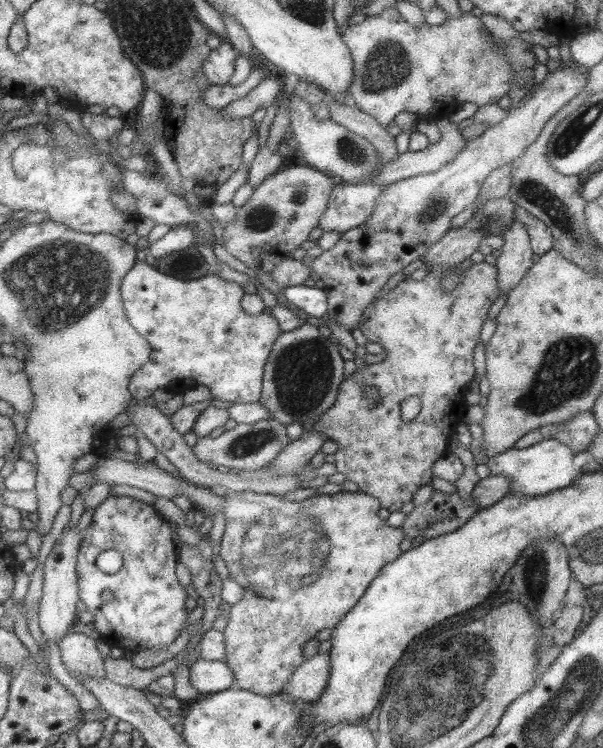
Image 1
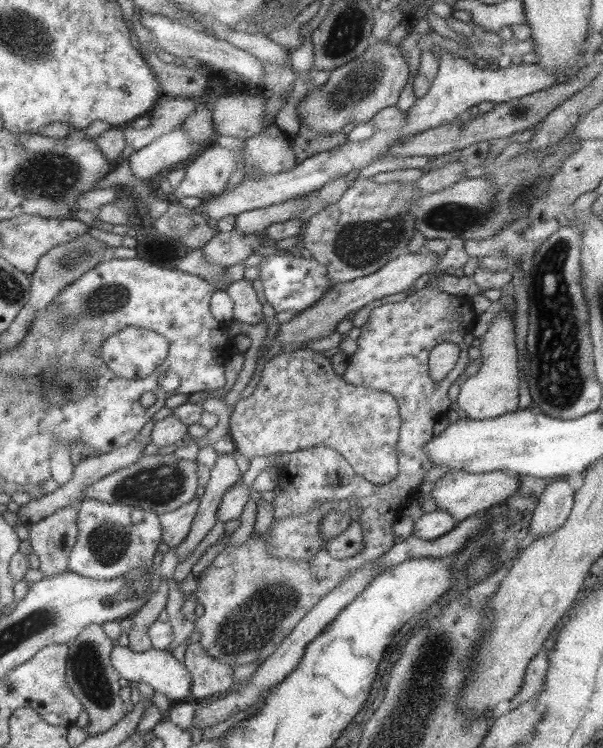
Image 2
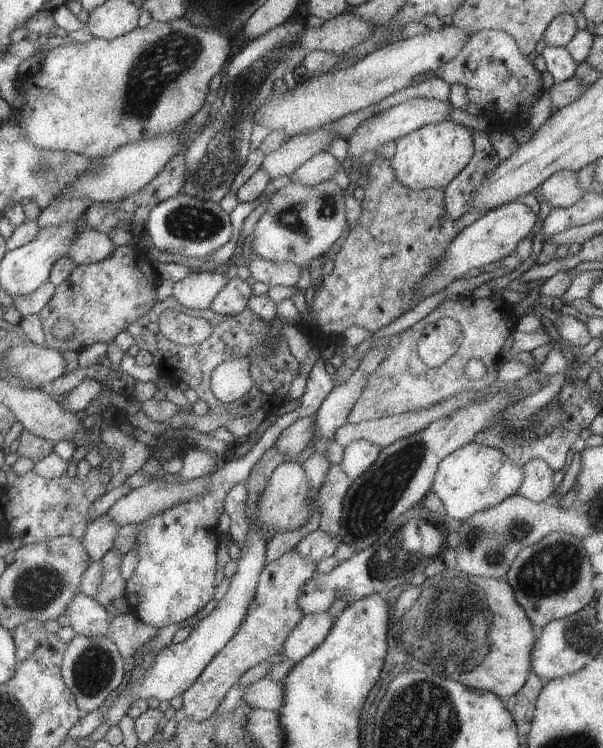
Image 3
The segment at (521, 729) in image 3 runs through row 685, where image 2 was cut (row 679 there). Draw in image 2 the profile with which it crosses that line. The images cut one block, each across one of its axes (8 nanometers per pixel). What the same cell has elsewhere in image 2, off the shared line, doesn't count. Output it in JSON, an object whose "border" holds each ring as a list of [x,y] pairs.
{"border":[[[548,652],[538,653],[530,660],[526,674],[524,674],[524,684],[520,686],[520,692],[510,700],[510,710],[518,707],[520,703],[526,702],[531,698],[538,697],[544,687],[544,678],[548,670]]]}

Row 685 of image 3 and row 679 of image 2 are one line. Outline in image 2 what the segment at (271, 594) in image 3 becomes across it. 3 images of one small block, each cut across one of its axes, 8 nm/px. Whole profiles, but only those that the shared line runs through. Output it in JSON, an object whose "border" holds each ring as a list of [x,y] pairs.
{"border":[[[199,642],[192,643],[180,651],[186,669],[190,671],[194,698],[208,698],[214,694],[227,693],[234,687],[234,668],[210,656]]]}

